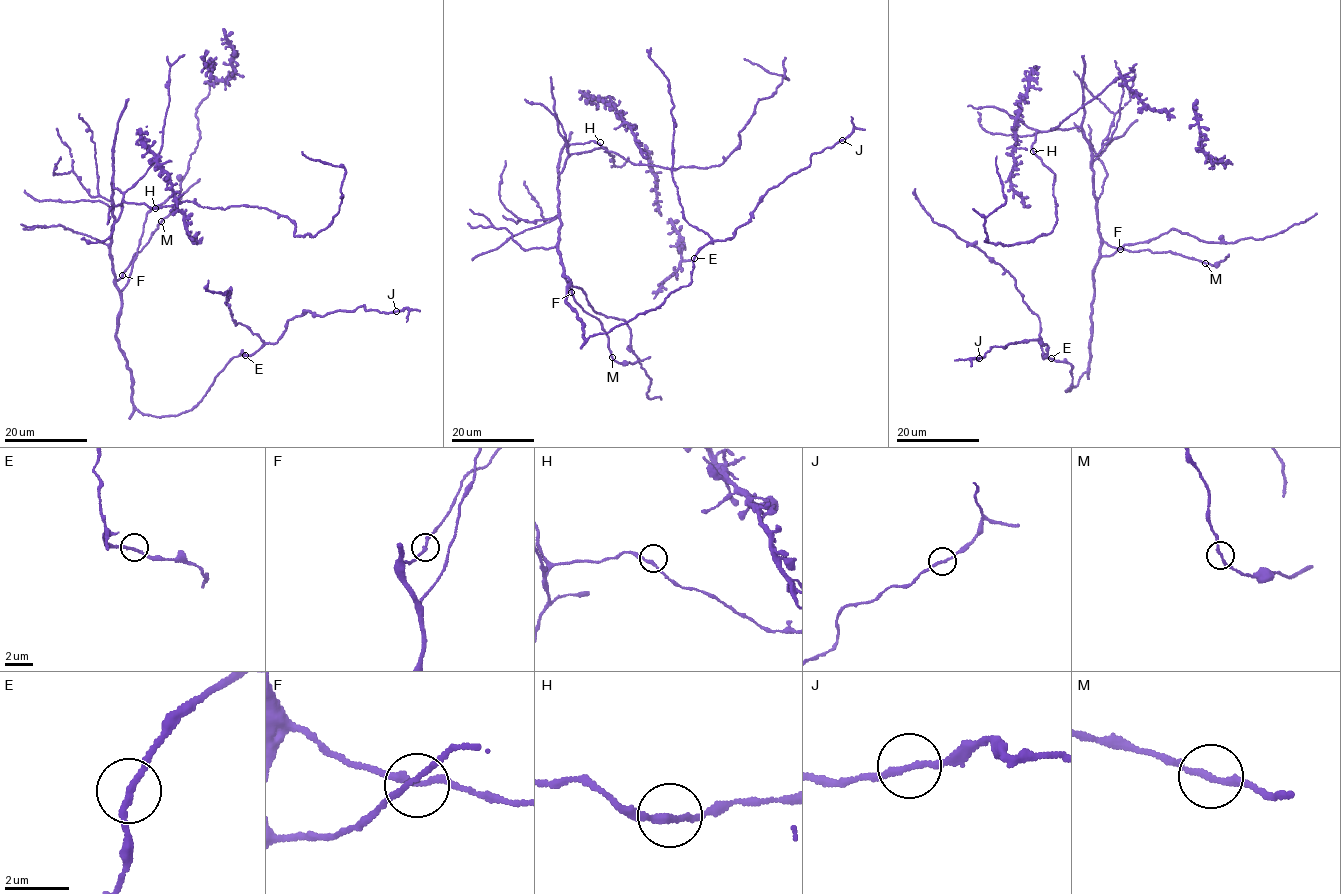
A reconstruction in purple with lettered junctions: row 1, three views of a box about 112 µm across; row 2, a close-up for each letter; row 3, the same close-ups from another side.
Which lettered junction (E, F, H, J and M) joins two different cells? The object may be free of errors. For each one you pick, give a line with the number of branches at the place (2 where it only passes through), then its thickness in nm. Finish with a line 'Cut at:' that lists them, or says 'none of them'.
Cut at: none of them

